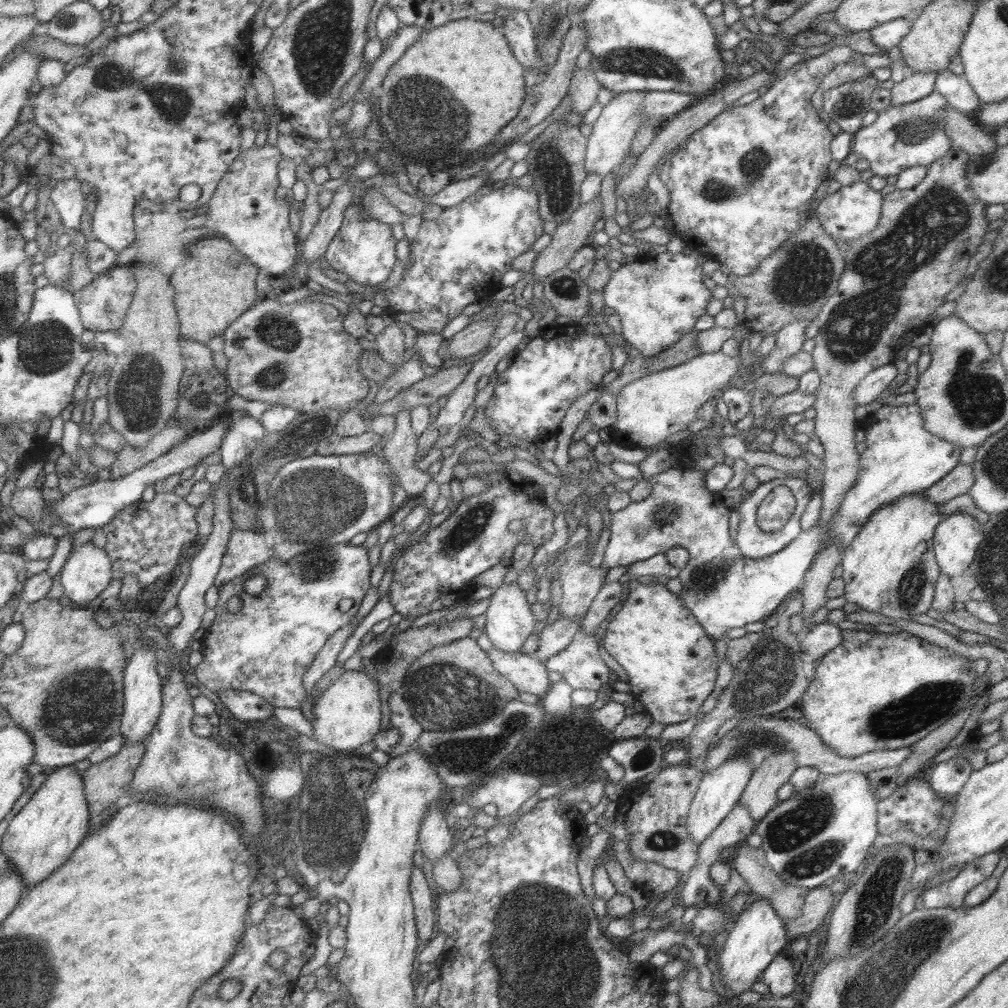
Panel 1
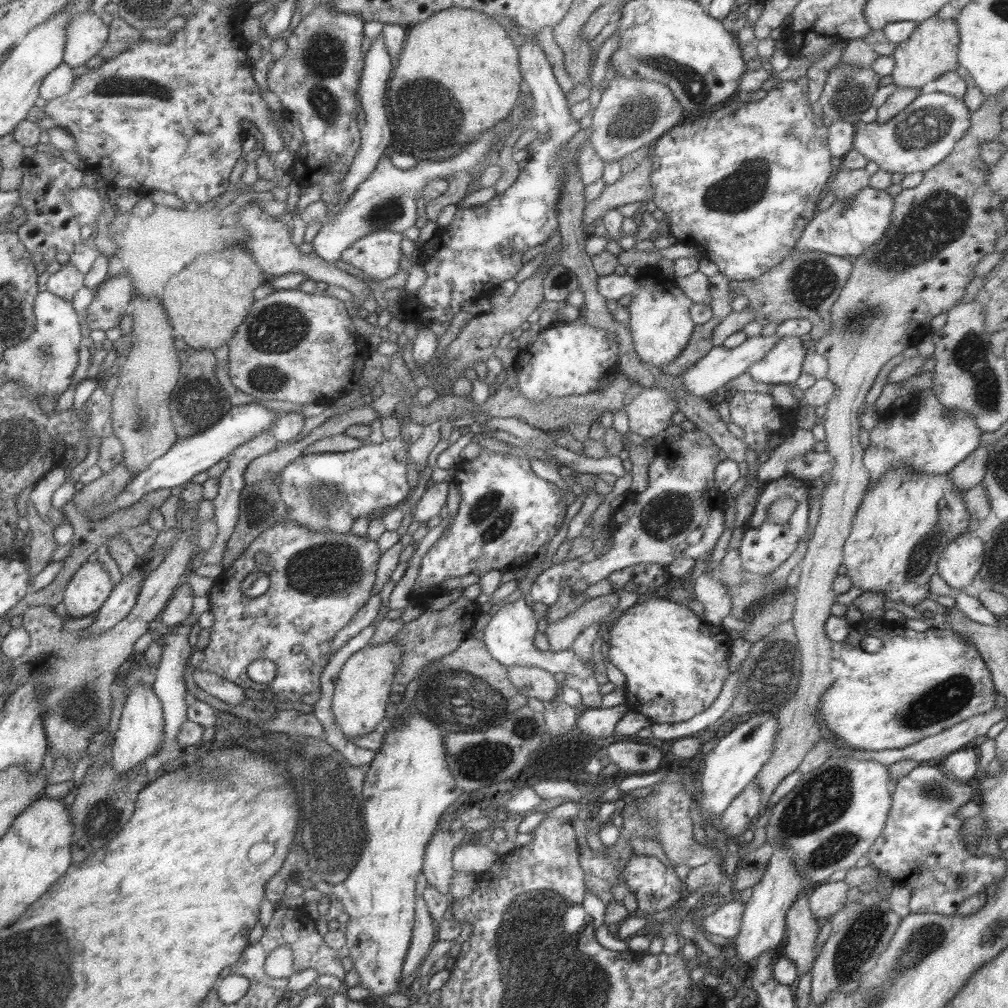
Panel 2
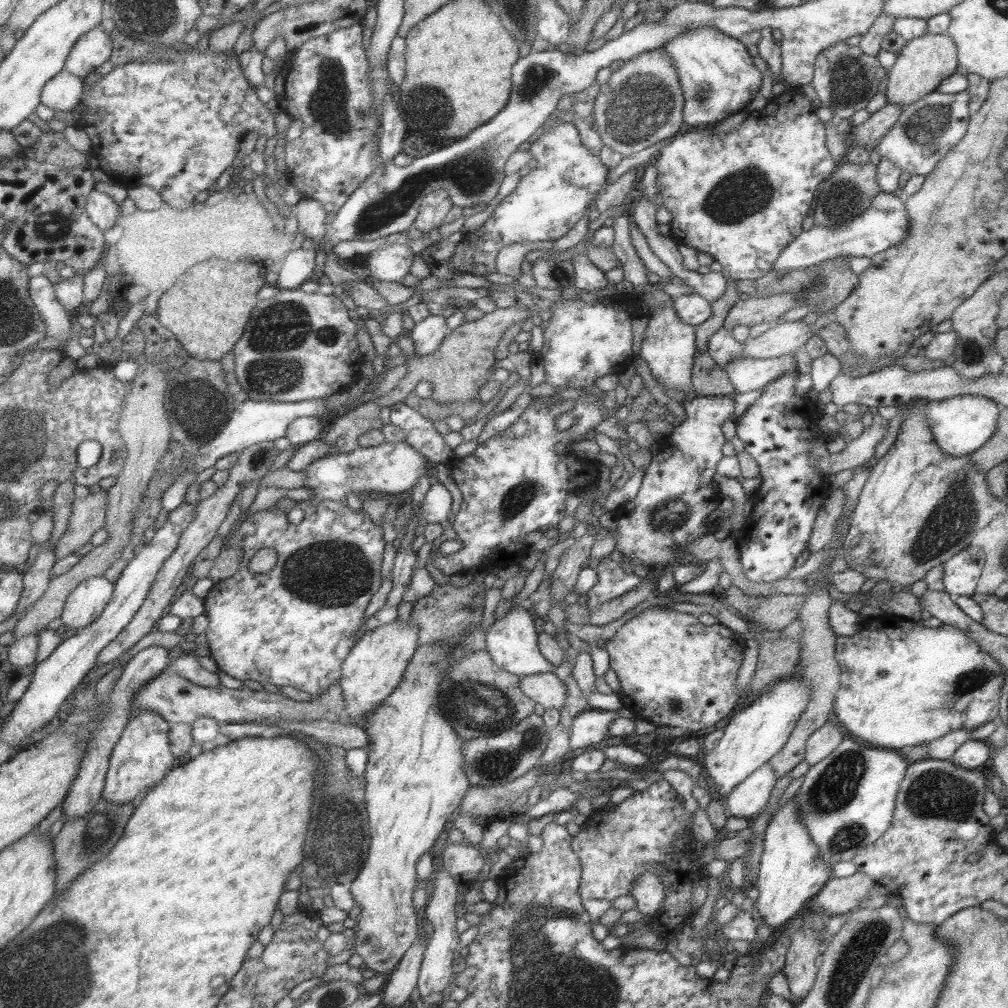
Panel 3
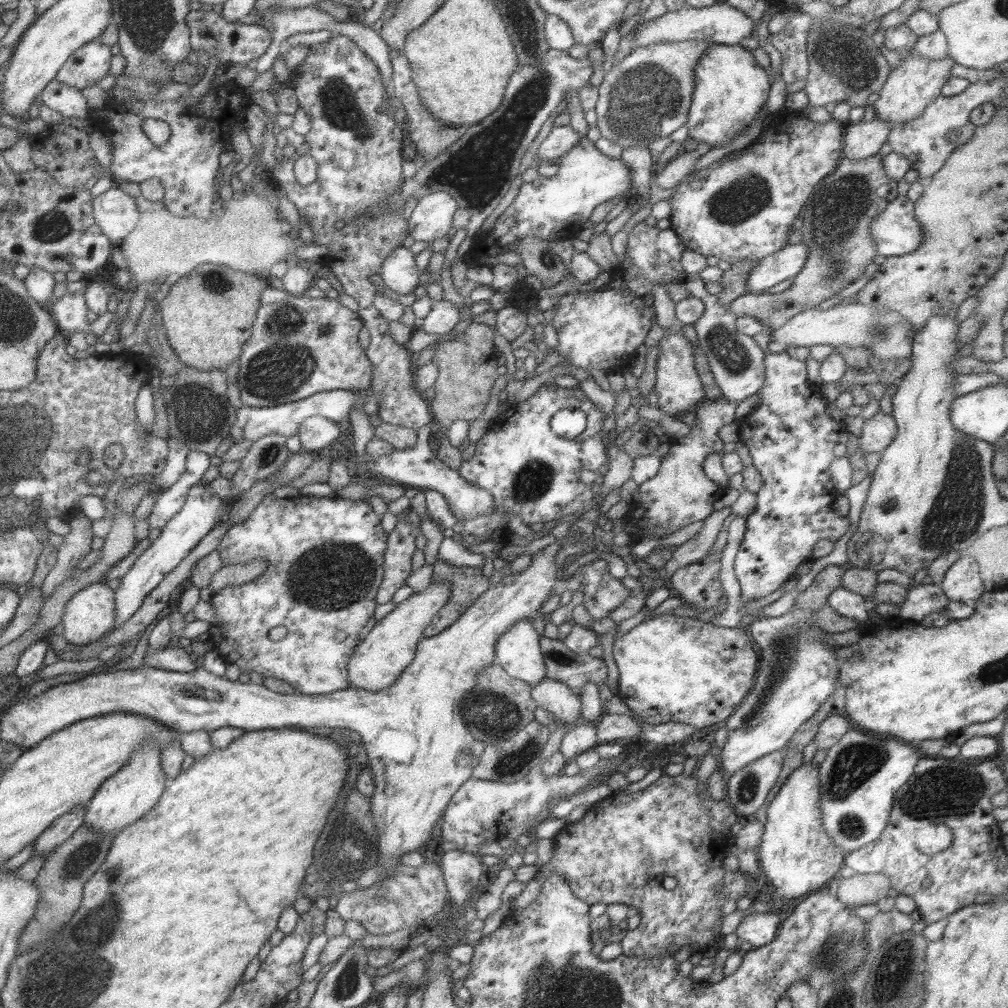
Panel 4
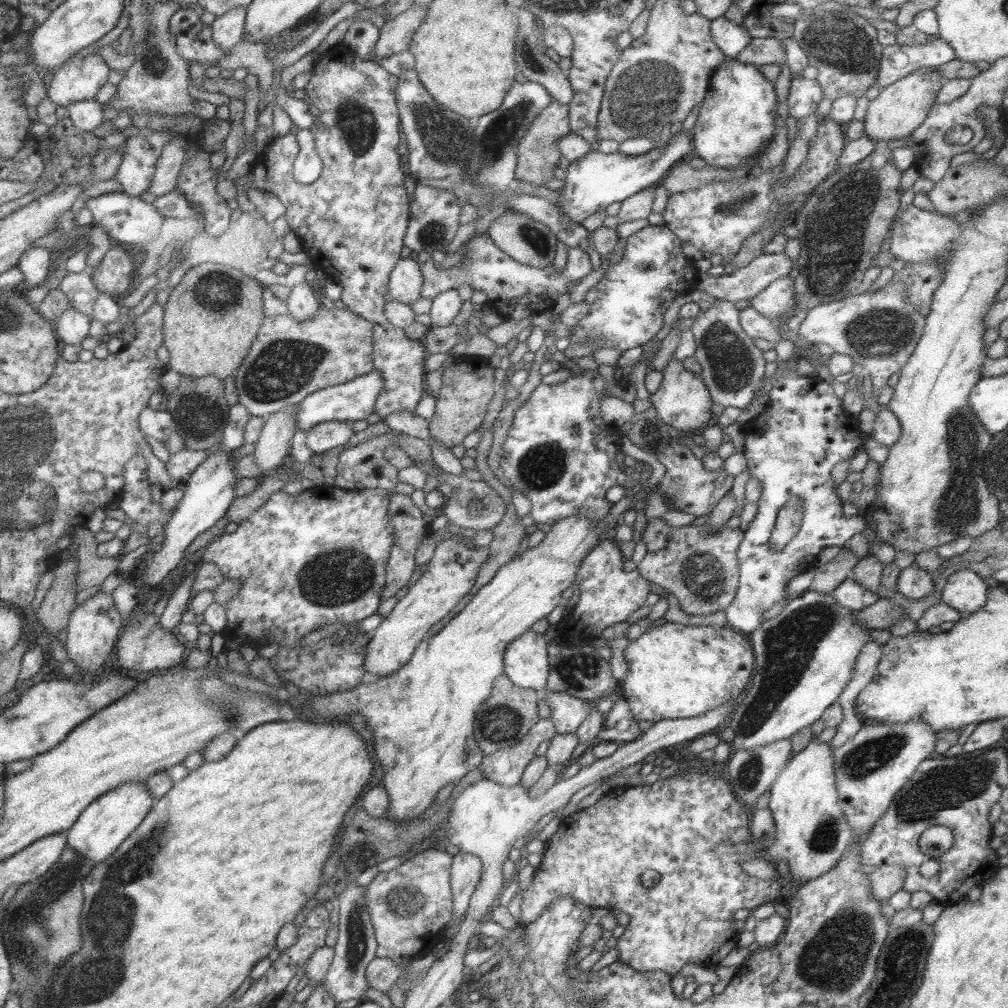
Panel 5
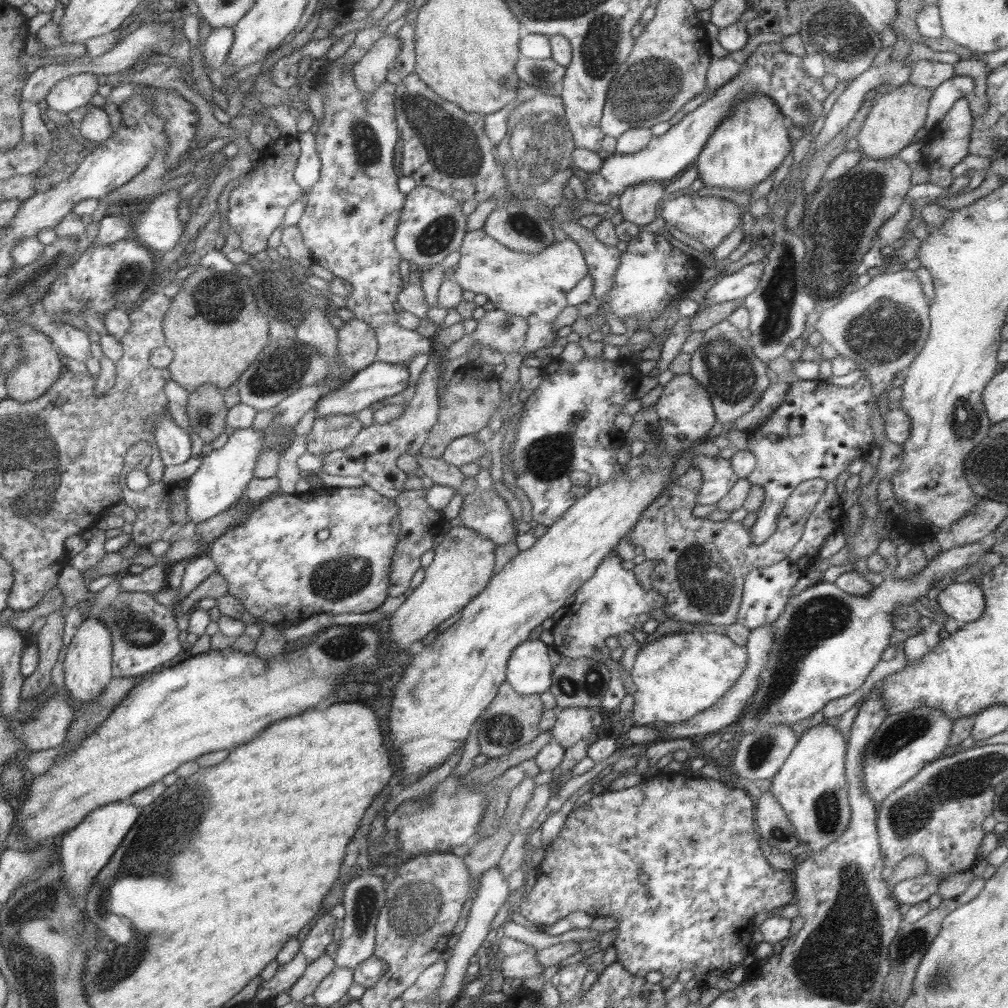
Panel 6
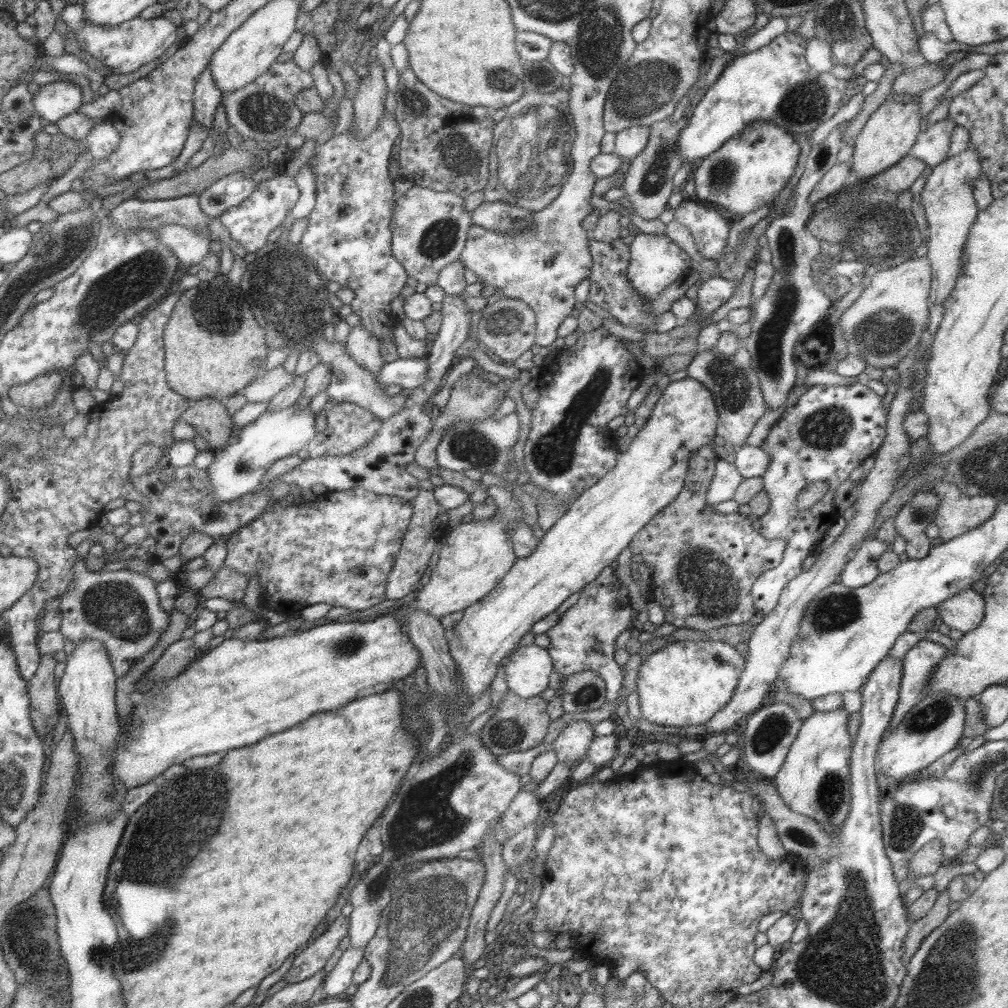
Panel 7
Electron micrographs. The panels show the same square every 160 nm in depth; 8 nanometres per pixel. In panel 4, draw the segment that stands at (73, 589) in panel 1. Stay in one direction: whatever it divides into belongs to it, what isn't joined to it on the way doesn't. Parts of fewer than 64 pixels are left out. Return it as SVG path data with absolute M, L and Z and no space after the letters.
M103 581L92 583L79 590L65 604L62 636L71 645L82 646L99 640L114 626L113 611L115 611L114 590L110 590Z

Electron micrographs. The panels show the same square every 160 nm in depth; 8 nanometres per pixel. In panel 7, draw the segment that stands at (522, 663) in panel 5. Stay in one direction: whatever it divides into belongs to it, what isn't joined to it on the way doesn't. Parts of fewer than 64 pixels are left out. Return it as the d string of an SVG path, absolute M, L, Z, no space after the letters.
M534 643L516 648L505 664L505 682L508 690L521 698L534 697L545 688L552 670L552 661L546 648Z

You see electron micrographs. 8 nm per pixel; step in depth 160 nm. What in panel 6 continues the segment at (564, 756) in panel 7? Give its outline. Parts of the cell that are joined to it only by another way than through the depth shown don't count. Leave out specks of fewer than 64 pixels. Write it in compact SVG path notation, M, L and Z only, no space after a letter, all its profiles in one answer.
M567 706L556 713L550 736L564 749L590 736L594 731L592 723L593 710L585 707Z

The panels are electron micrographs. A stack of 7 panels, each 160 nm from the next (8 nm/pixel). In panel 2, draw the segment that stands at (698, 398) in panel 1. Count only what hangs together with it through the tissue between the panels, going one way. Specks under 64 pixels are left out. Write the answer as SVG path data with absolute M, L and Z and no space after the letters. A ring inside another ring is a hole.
M753 336L746 338L739 346L735 348L725 348L722 344L719 346L713 345L707 354L700 358L689 370L685 370L683 374L679 374L680 384L684 386L685 390L696 397L711 397L719 392L724 382L739 376L746 372L747 367L759 359L763 358L764 354L773 348L781 339L781 336ZM653 386L642 387L635 397L625 395L621 410L626 412L628 430L645 439L660 439L665 428L671 424L669 418L677 411L677 407L674 398L666 390Z

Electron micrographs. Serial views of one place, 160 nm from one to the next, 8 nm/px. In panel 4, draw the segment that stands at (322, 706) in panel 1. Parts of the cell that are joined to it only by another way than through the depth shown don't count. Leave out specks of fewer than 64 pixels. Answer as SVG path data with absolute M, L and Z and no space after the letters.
M431 581L425 590L411 594L395 605L389 614L373 620L372 629L356 645L347 662L347 682L350 686L375 692L395 682L399 674L411 664L425 627L449 599L449 589L449 581Z

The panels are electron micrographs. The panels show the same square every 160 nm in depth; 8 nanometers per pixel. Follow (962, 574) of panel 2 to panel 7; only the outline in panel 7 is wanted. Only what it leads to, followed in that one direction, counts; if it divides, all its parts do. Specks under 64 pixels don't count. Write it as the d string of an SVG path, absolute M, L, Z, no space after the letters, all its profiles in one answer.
M963 590L943 600L936 608L939 622L951 630L965 633L973 630L983 620L983 596L973 590Z

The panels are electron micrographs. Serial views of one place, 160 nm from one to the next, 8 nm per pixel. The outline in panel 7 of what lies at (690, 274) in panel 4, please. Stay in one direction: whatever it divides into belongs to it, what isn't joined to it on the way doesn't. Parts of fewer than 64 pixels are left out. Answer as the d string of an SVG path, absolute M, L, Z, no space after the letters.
M732 330L721 332L715 347L695 354L685 368L687 377L701 382L711 391L718 412L716 435L721 436L731 450L745 445L751 428L767 412L755 371L750 365L750 354L744 345Z

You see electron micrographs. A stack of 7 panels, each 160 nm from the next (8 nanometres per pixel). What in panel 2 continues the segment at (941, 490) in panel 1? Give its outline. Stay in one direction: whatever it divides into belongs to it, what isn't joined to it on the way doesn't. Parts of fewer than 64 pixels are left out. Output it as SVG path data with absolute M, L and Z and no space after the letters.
M979 445L948 472L949 478L952 480L955 488L958 488L960 491L966 491L982 482L987 457L991 449L992 445Z

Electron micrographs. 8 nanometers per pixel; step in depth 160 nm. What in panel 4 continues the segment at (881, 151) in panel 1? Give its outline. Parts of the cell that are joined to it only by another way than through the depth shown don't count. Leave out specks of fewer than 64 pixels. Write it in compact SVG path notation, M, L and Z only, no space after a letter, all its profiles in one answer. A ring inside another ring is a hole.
M1001 76L1001 78L991 80L991 82L970 83L967 89L954 96L940 95L925 107L919 117L907 123L893 125L887 142L892 151L907 158L910 168L917 171L919 180L926 182L932 174L936 173L936 170L943 166L946 158L952 150L955 150L955 147L969 142L975 135L975 125L969 122L969 113L973 111L973 108L977 108L985 102L995 103L1001 97L999 93L1005 89L1005 83L1007 83L1007 78ZM952 130L958 131L959 137L955 141L947 141L944 136Z

